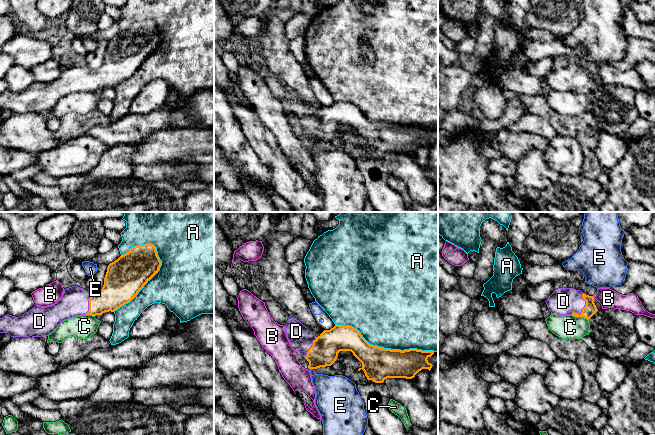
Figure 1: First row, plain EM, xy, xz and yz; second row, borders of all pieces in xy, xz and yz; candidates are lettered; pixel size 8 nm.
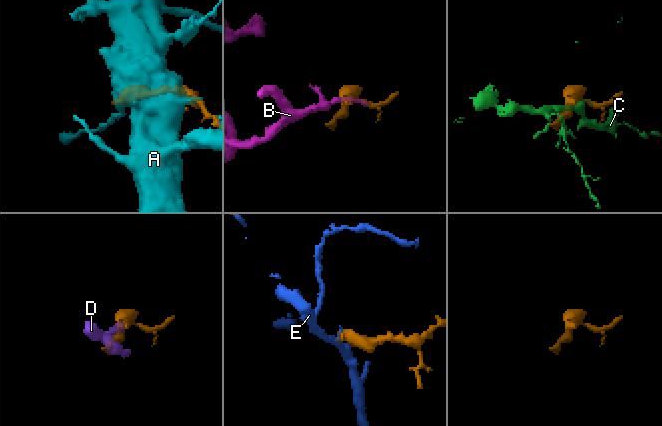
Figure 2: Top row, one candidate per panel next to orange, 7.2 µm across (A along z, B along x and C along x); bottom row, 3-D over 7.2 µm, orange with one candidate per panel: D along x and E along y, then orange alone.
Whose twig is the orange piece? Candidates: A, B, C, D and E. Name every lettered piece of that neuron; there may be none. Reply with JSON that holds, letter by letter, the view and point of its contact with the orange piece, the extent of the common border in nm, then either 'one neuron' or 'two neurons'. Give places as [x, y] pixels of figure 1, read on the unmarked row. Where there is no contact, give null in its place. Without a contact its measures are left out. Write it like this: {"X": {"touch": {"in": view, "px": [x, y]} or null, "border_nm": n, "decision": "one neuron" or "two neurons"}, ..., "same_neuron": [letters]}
{"A": {"touch": {"in": "xy", "px": [148, 55]}, "border_nm": 650, "decision": "two neurons"}, "B": {"touch": {"in": "yz", "px": [593, 73]}, "border_nm": 30, "decision": "two neurons"}, "C": {"touch": {"in": "xy", "px": [90, 90]}, "border_nm": 80, "decision": "two neurons"}, "D": {"touch": {"in": "yz", "px": [583, 84]}, "border_nm": 200, "decision": "one neuron"}, "E": {"touch": {"in": "xz", "px": [311, 144]}, "border_nm": 30, "decision": "two neurons"}, "same_neuron": ["D"]}

